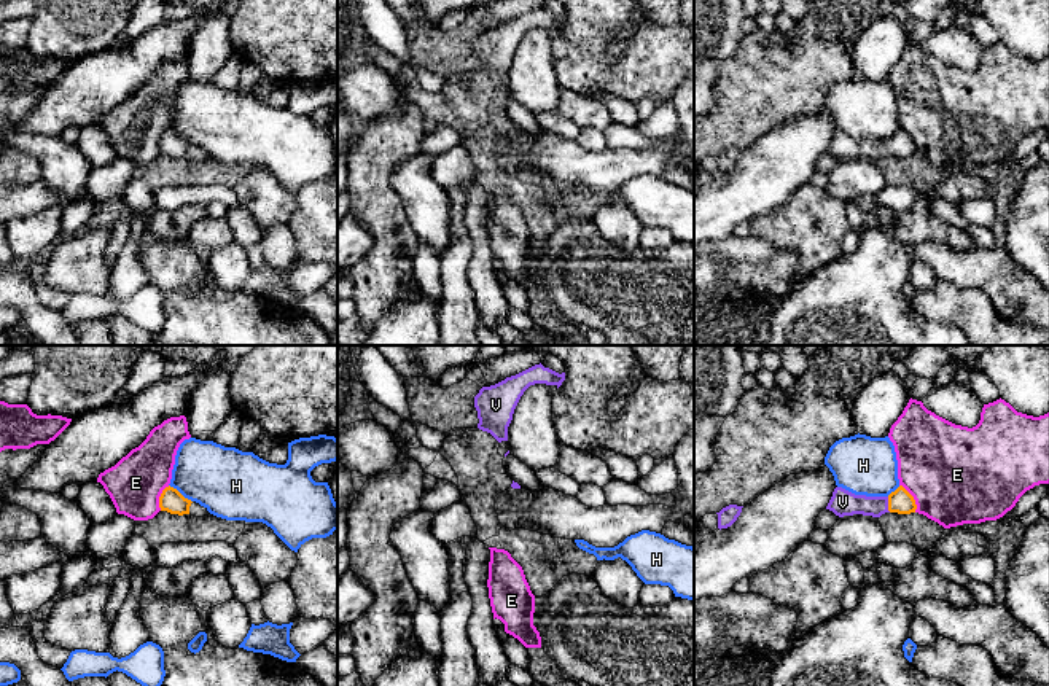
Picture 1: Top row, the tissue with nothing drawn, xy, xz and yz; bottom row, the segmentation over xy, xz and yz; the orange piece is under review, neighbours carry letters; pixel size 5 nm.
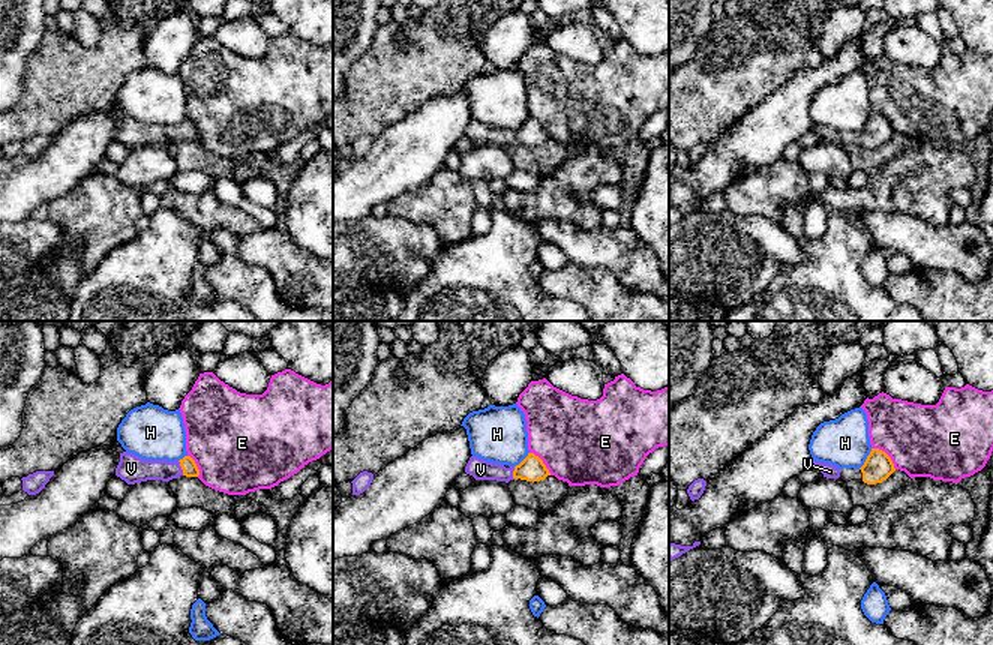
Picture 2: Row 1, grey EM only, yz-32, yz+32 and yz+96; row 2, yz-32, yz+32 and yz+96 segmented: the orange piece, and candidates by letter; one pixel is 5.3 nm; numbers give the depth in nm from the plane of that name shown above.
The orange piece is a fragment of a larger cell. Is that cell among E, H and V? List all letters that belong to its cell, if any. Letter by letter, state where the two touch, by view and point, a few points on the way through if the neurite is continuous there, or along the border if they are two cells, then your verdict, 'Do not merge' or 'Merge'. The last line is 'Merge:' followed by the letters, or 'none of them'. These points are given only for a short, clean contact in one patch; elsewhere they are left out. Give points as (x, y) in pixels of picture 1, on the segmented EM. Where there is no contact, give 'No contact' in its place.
E: Touches orange at yz (912, 498). Do not merge
H: Touches orange at xy (179, 492). Do not merge
V: Touches orange at yz (889, 505). Path across: yz (901, 502), (889, 505), (854, 505), (842, 502). Merge
Merge: V

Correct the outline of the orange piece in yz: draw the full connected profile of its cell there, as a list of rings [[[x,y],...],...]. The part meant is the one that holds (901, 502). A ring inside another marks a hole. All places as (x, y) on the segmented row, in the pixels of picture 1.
[[[903,485],[888,497],[855,495],[842,487],[836,487],[826,509],[839,517],[853,514],[880,517],[885,513],[915,513],[917,505],[914,497]]]

